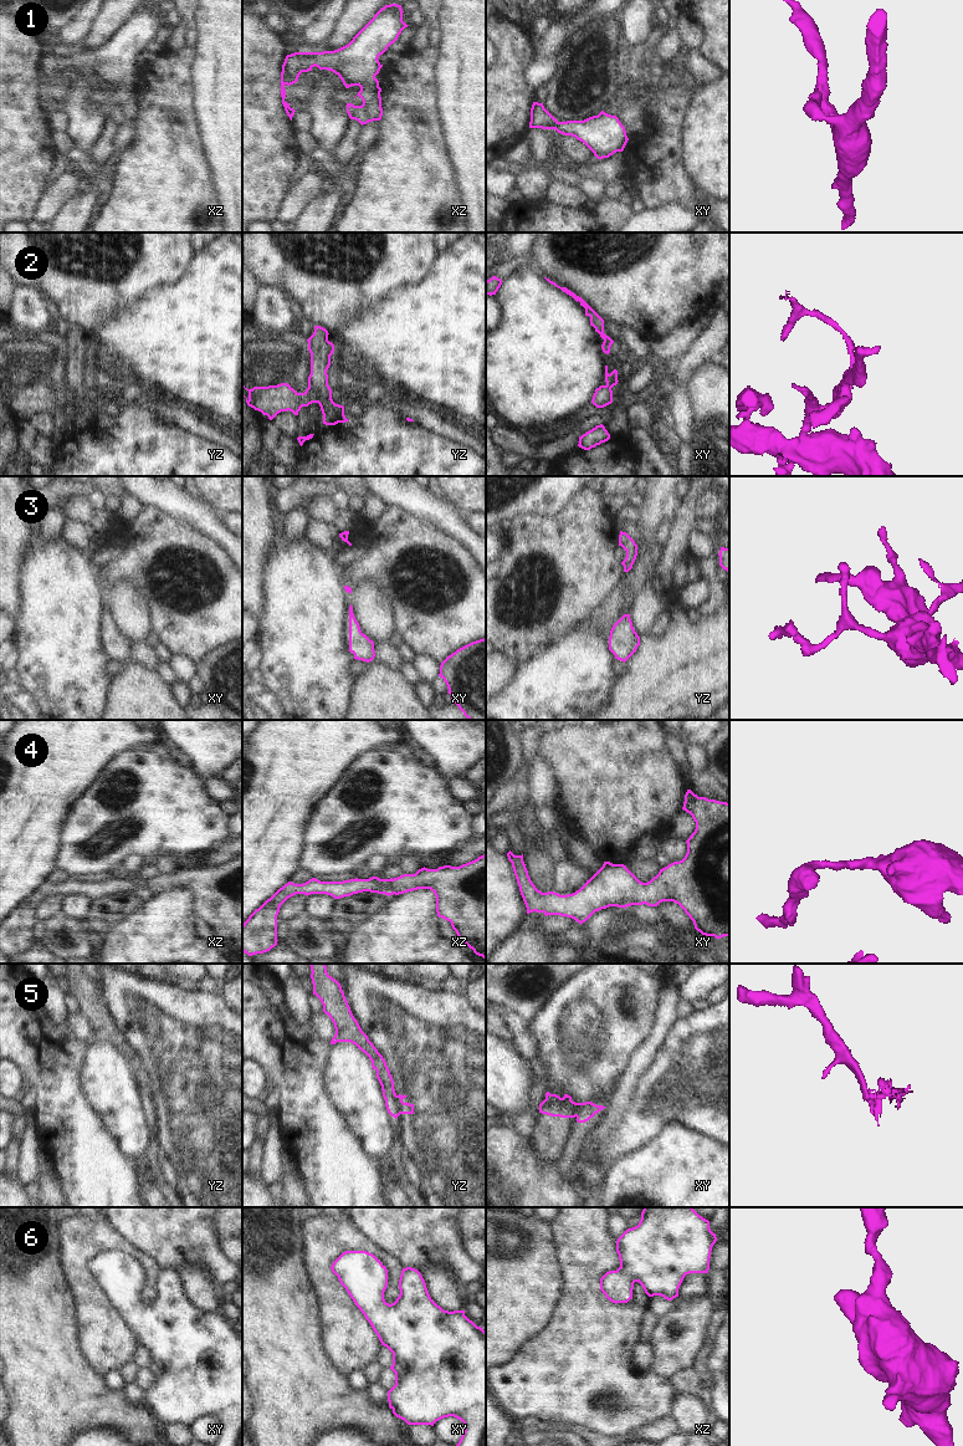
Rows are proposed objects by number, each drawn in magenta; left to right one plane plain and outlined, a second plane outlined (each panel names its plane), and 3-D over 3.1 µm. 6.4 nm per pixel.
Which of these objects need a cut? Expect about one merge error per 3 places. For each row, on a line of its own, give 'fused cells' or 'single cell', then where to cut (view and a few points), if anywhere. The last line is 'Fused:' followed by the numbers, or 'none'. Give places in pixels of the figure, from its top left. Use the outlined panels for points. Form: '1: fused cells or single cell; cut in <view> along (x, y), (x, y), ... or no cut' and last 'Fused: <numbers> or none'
1: single cell; no cut
2: fused cells; cut in yz along (308, 386), (316, 391), (319, 403)
3: single cell; no cut
4: single cell; no cut
5: fused cells; cut in xy along (565, 1094), (578, 1109), (577, 1115)
6: single cell; no cut
Fused: 2, 5

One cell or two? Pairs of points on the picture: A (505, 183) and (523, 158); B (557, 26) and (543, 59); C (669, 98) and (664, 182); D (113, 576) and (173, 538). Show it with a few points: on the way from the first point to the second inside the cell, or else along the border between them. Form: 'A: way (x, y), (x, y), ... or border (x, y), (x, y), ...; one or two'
A: border (498, 163), (505, 168); two
B: way (557, 34), (544, 51); one
C: way (664, 119), (664, 161); one
D: way (128, 565), (148, 560), (158, 550); one

